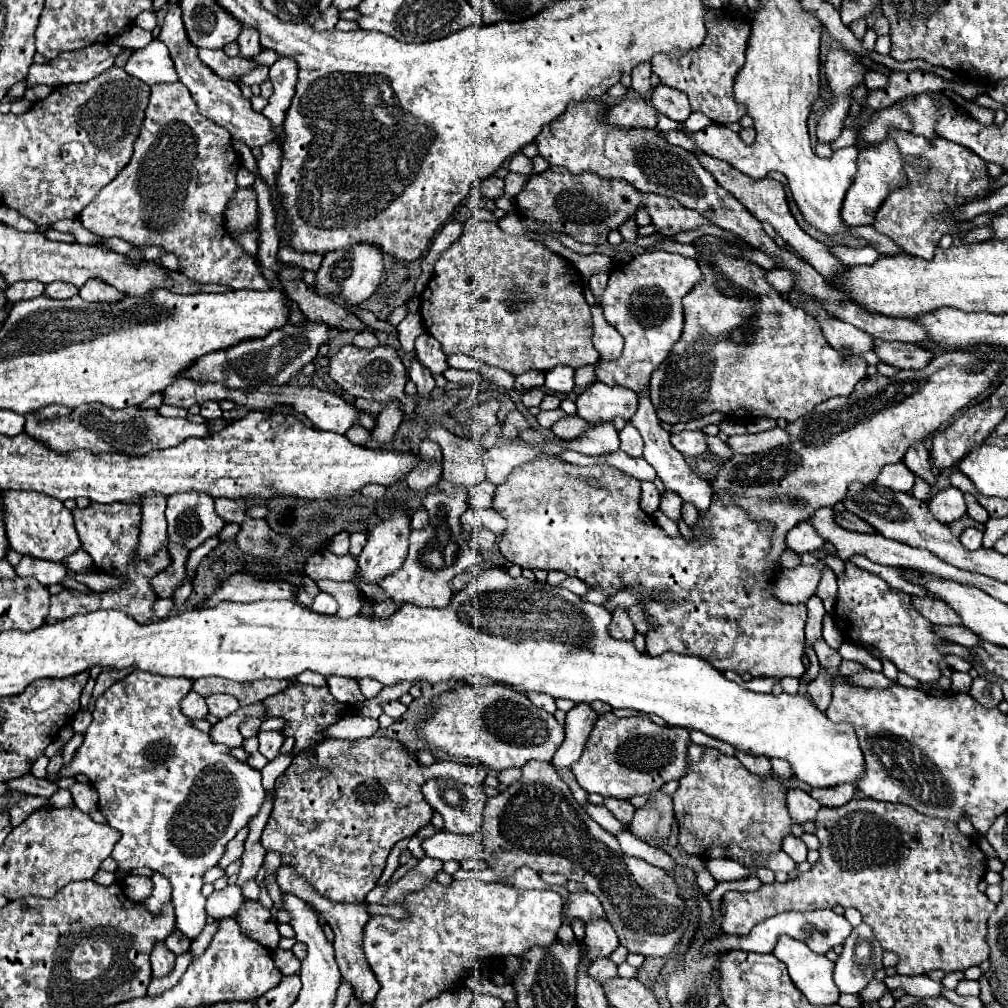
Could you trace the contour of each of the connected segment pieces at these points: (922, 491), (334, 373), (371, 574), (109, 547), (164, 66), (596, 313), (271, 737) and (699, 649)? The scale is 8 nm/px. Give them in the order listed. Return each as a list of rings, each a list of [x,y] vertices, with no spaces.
[[[917,478],[915,488],[913,488],[913,496],[919,498],[919,500],[923,500],[923,502],[929,502],[931,500],[931,488],[921,478]]]
[[[353,344],[343,346],[331,360],[327,360],[329,364],[329,376],[331,380],[347,394],[351,396],[361,396],[367,400],[375,400],[379,404],[389,404],[391,400],[397,400],[401,404],[403,414],[409,414],[409,408],[415,408],[415,396],[405,394],[405,366],[401,362],[401,356],[397,354],[397,350],[393,346],[375,346],[371,350],[367,348],[357,348]]]
[[[397,506],[389,518],[375,524],[367,534],[367,544],[359,554],[359,580],[377,582],[401,568],[409,548],[409,516],[405,506]]]
[[[91,502],[87,508],[75,508],[73,510],[75,528],[81,540],[81,548],[93,558],[95,570],[123,578],[127,584],[119,586],[117,590],[107,592],[79,592],[79,590],[61,590],[59,594],[51,596],[51,610],[47,614],[45,622],[59,622],[63,618],[69,618],[73,614],[91,612],[91,610],[123,610],[127,616],[137,618],[151,614],[153,602],[157,600],[157,594],[151,586],[151,578],[159,572],[163,572],[171,564],[171,556],[167,552],[167,546],[161,546],[155,556],[147,558],[147,562],[137,562],[137,546],[139,546],[139,534],[141,534],[141,508],[135,502],[113,502],[113,504],[97,504]]]
[[[159,40],[151,42],[141,50],[135,50],[123,66],[123,70],[149,86],[159,82],[177,82],[177,72],[173,68],[169,50]]]
[[[595,304],[591,312],[593,312],[593,346],[599,352],[599,360],[609,362],[619,358],[623,352],[623,336],[605,320],[599,304]]]
[[[261,732],[257,734],[257,738],[259,738],[259,752],[267,760],[273,760],[279,754],[279,748],[283,746],[283,740],[285,740],[281,738],[281,732]]]
[[[555,456],[527,462],[495,488],[493,508],[509,522],[499,542],[499,552],[521,568],[563,570],[567,576],[583,580],[589,588],[603,588],[609,596],[623,588],[639,588],[643,592],[639,604],[649,622],[645,634],[645,652],[649,656],[663,652],[693,654],[705,658],[719,672],[731,670],[735,674],[751,674],[753,678],[801,678],[805,672],[801,656],[807,608],[805,604],[785,604],[773,596],[775,572],[767,568],[767,554],[775,524],[767,520],[757,522],[743,508],[713,498],[707,512],[699,514],[693,540],[687,542],[681,534],[675,538],[667,536],[649,514],[643,514],[639,496],[639,480],[607,464],[582,467]]]

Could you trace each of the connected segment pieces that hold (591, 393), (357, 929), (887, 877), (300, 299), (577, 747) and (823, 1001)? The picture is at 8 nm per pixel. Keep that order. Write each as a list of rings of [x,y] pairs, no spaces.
[[[603,382],[591,384],[583,394],[577,396],[577,416],[591,424],[599,420],[611,422],[613,418],[629,420],[637,410],[637,394],[623,386],[607,386]]]
[[[279,866],[277,870],[277,884],[281,888],[281,892],[289,892],[295,894],[297,898],[301,898],[303,902],[307,902],[313,910],[317,910],[323,916],[323,922],[327,922],[335,934],[333,940],[333,948],[335,948],[335,960],[339,964],[339,970],[343,974],[343,978],[347,982],[353,984],[353,990],[357,992],[357,996],[361,996],[363,1002],[373,1002],[377,992],[379,992],[379,984],[365,960],[363,948],[361,948],[361,940],[363,940],[363,932],[365,932],[365,924],[369,920],[369,912],[367,906],[363,902],[359,904],[339,904],[333,900],[327,900],[325,896],[321,896],[309,882],[305,882],[291,866]]]
[[[851,800],[839,808],[821,808],[815,820],[815,836],[821,842],[821,858],[809,872],[783,884],[763,884],[757,892],[727,892],[721,902],[721,930],[725,934],[747,936],[751,928],[779,912],[787,910],[821,910],[821,908],[857,908],[863,922],[873,928],[883,950],[895,952],[899,962],[897,974],[913,976],[931,970],[955,972],[979,966],[989,958],[987,920],[995,912],[995,904],[979,892],[977,884],[987,872],[985,854],[979,846],[957,830],[957,824],[921,816],[905,804],[889,804],[877,800]]]
[[[279,280],[285,294],[297,302],[299,310],[305,314],[307,320],[311,322],[319,322],[319,324],[327,324],[329,328],[337,328],[337,330],[369,330],[355,314],[347,312],[345,308],[333,304],[331,300],[327,300],[327,296],[321,296],[313,290],[313,286],[305,284],[303,280]]]
[[[575,704],[569,710],[565,722],[565,732],[567,732],[565,740],[553,756],[555,768],[571,768],[571,764],[579,760],[595,720],[597,720],[597,712],[589,704]]]
[[[781,936],[773,954],[787,966],[793,984],[811,1004],[827,1006],[839,1000],[839,988],[833,982],[833,962],[827,956],[811,952],[791,936]]]

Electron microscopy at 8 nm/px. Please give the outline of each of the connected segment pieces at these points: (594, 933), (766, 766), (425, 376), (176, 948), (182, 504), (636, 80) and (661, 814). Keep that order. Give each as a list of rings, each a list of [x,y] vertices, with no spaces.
[[[601,920],[601,924],[587,924],[583,942],[589,962],[609,956],[619,946],[617,934],[613,932],[613,926],[607,920]]]
[[[735,750],[735,756],[741,760],[741,764],[743,764],[749,772],[753,772],[753,774],[757,774],[757,776],[763,776],[763,778],[771,774],[769,758],[765,758],[765,756],[753,756],[753,754],[747,754],[747,752],[741,752],[741,750]]]
[[[413,358],[413,360],[411,360],[409,378],[411,378],[411,380],[415,382],[415,386],[419,388],[419,396],[421,396],[421,398],[427,398],[429,392],[435,388],[435,380],[433,380],[431,372],[419,362],[419,358]]]
[[[175,930],[175,934],[171,934],[169,938],[165,938],[165,946],[179,956],[179,954],[183,954],[183,952],[189,950],[191,940],[181,930]]]
[[[179,492],[167,498],[169,542],[189,550],[201,546],[207,538],[221,532],[225,522],[215,512],[215,500],[207,492]]]
[[[637,64],[631,72],[633,78],[633,92],[639,96],[645,96],[653,86],[651,86],[651,64]]]
[[[663,790],[649,794],[649,804],[635,810],[635,816],[629,824],[629,830],[641,838],[667,840],[673,824],[673,798]]]

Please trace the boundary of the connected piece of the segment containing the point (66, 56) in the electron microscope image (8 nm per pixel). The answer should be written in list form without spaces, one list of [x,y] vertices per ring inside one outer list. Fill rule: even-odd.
[[[93,44],[89,48],[61,52],[57,58],[47,60],[45,64],[33,64],[29,68],[27,84],[47,84],[47,86],[61,86],[61,84],[81,84],[89,82],[91,78],[99,76],[101,72],[113,66],[113,56],[117,56],[119,46],[115,44]]]

